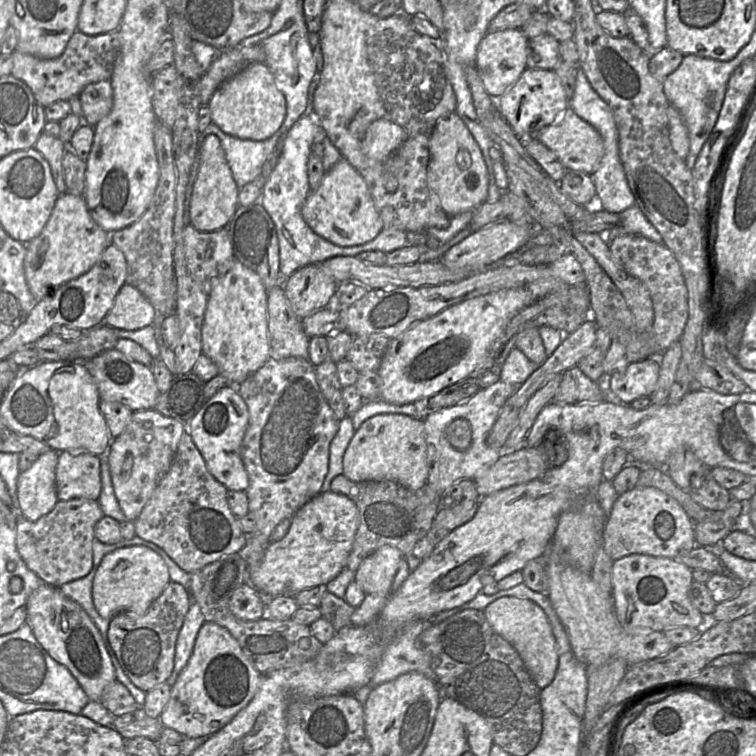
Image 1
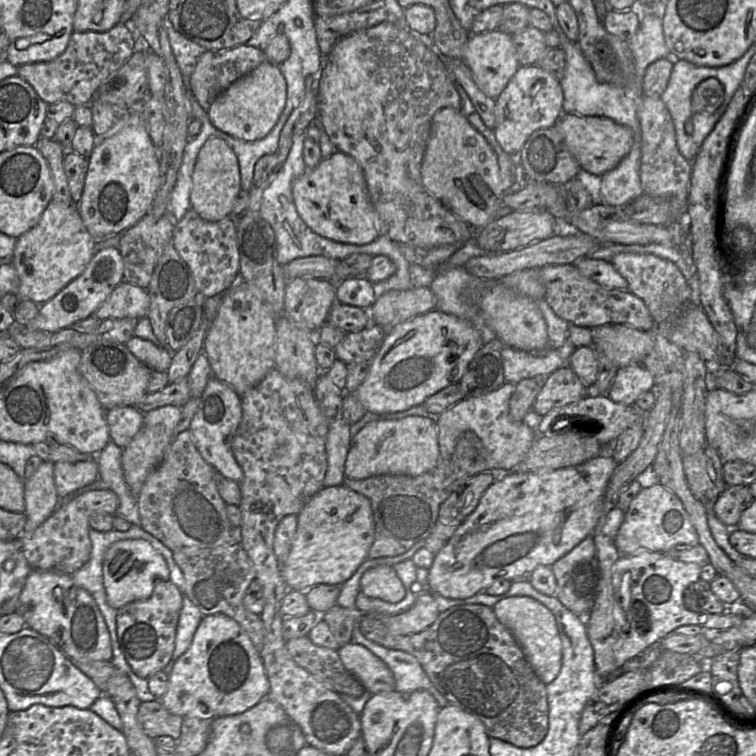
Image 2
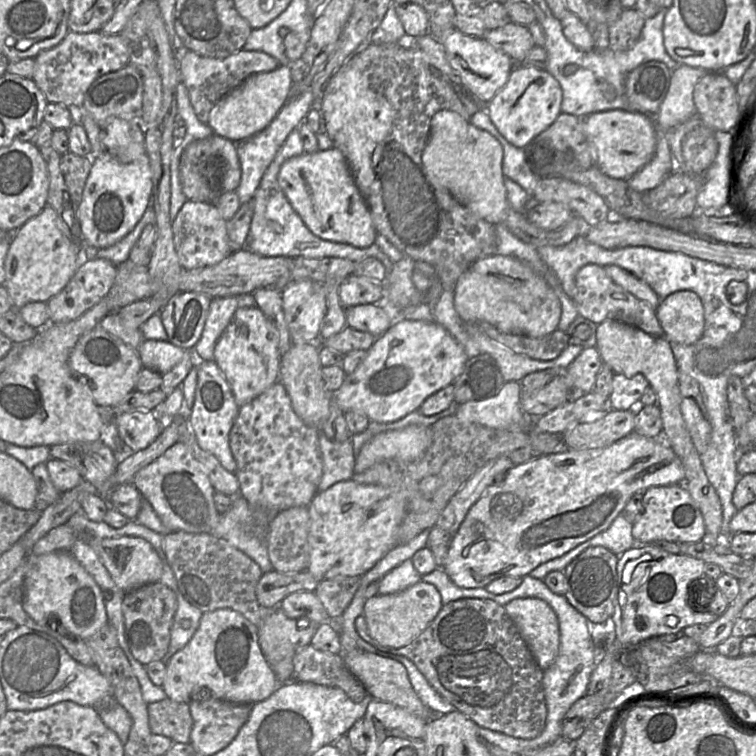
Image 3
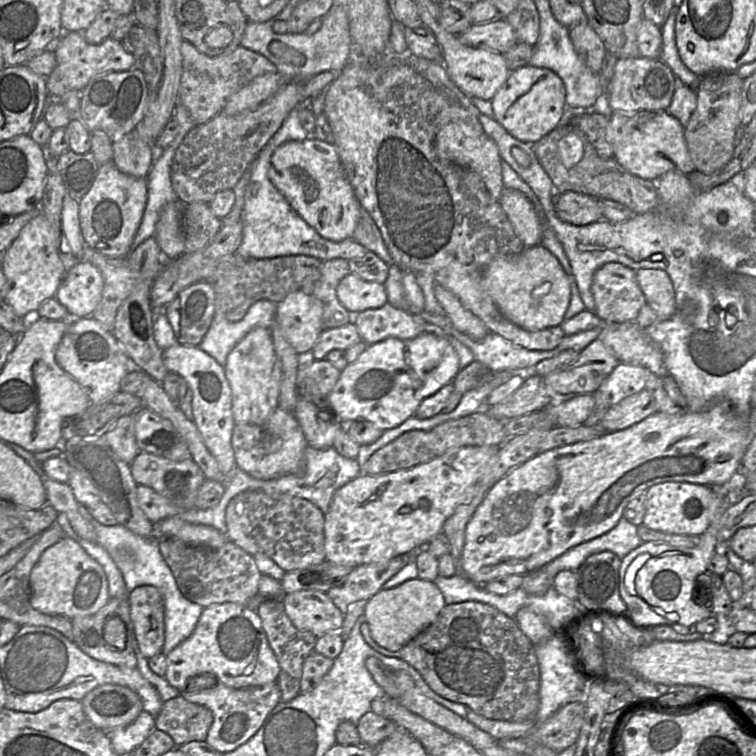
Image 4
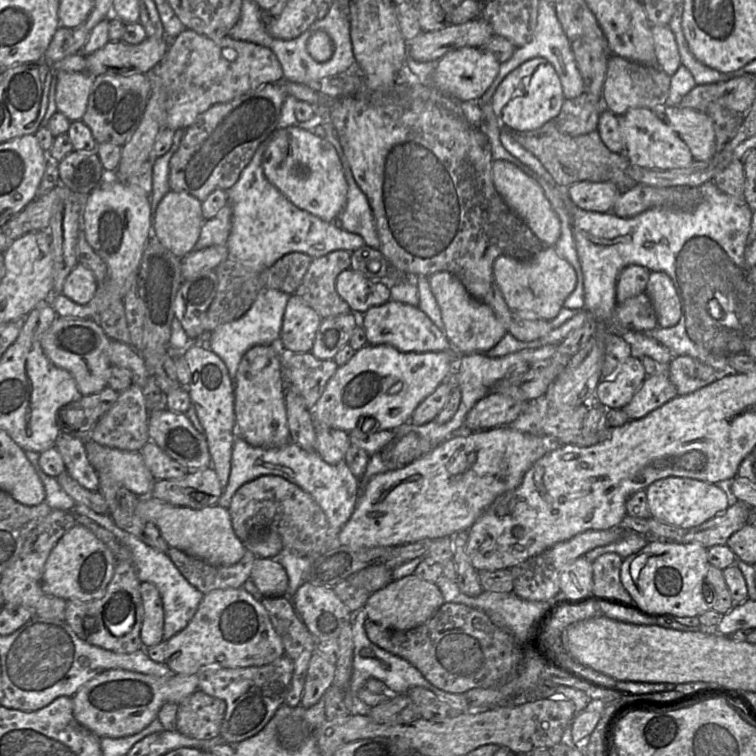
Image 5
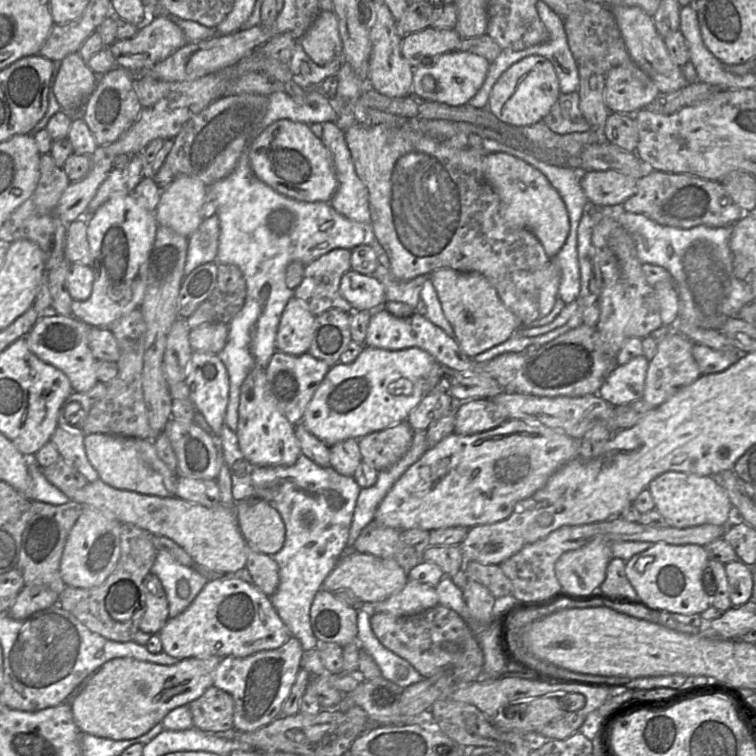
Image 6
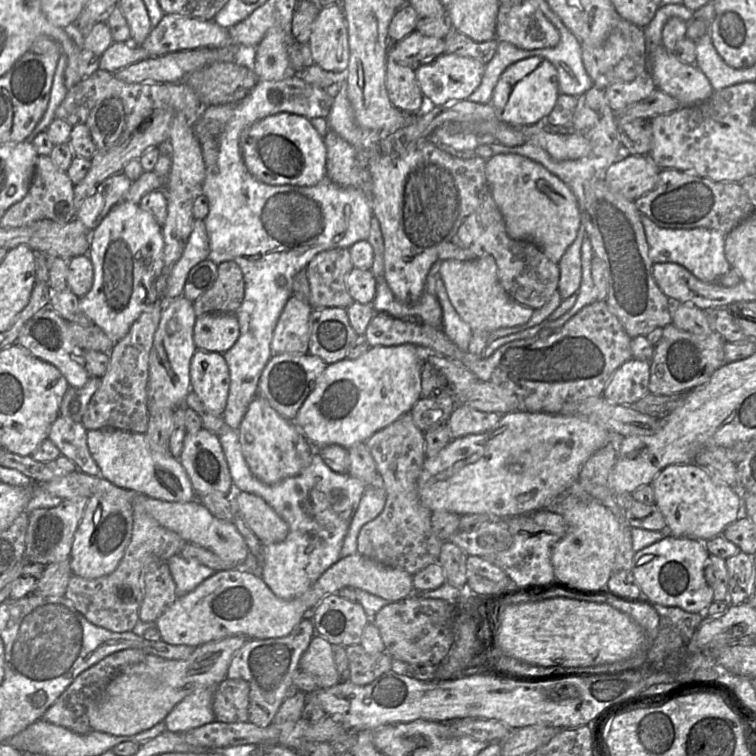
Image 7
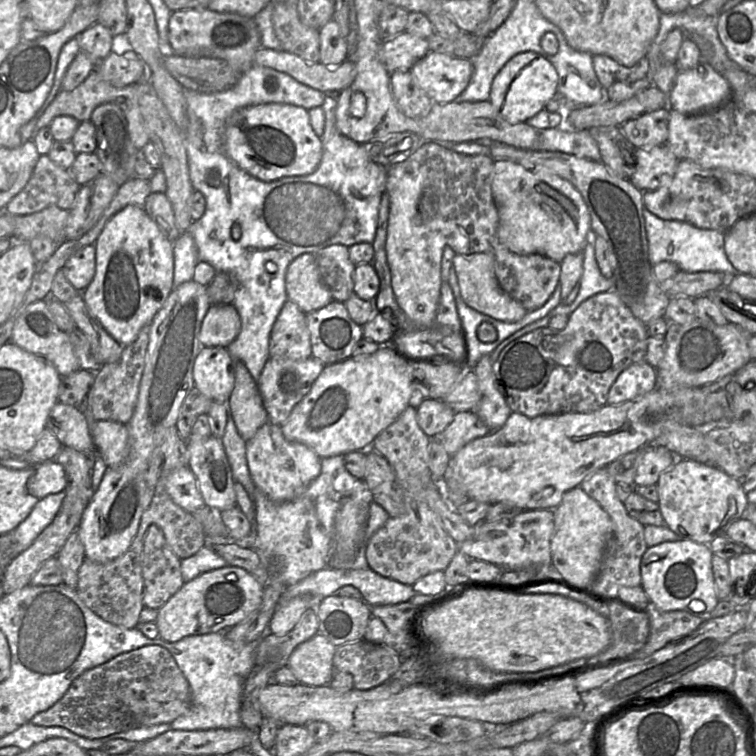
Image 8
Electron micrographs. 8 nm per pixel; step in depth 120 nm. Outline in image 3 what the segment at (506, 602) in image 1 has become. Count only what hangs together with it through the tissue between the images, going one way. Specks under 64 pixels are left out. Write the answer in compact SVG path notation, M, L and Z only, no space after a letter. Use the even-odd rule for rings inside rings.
M537 598L513 599L504 608L537 664L545 671L559 652L560 631L555 612L546 602Z

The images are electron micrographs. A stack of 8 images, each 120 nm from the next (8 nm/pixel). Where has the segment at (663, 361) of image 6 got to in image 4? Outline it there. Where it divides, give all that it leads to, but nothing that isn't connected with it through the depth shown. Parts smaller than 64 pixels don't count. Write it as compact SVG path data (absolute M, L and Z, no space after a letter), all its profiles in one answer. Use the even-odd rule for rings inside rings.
M643 389L639 393L609 407L599 422L605 432L615 432L629 428L650 415L658 412L653 393Z

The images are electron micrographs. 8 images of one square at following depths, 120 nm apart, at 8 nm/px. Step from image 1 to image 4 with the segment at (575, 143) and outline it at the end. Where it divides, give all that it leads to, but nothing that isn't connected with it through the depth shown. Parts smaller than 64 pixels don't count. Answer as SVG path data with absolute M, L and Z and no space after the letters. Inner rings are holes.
M641 110L635 113L609 112L607 141L613 149L613 158L628 172L647 180L654 180L668 171L689 174L694 169L684 137L684 127L677 118L665 111Z

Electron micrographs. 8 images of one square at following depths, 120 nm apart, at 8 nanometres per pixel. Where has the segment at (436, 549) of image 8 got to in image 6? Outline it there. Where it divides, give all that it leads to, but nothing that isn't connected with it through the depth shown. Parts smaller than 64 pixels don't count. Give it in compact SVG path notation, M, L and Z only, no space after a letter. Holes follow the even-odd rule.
M407 421L358 440L362 461L377 472L389 469L402 459L411 447L414 431ZM370 522L355 540L353 550L383 559L394 560L408 572L422 562L422 555L401 540L401 531Z

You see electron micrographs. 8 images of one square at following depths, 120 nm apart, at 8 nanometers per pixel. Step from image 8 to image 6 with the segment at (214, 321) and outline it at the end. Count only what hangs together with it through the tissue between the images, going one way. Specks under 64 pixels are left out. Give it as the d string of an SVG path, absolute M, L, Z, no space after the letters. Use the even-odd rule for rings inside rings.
M202 324L190 331L189 343L193 351L217 355L226 345L228 332L228 324Z

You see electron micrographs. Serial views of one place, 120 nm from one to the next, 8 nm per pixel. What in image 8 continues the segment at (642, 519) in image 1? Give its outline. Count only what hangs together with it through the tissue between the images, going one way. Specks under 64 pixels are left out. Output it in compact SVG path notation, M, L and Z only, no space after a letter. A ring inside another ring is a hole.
M677 459L672 467L660 475L656 487L665 526L680 539L709 544L715 538L725 535L727 528L745 515L747 497L741 480L717 467L694 460Z

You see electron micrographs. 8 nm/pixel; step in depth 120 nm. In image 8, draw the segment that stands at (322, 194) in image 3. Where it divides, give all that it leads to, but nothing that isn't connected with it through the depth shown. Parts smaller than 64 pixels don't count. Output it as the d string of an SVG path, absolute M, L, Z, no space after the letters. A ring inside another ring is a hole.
M266 103L241 108L230 116L224 128L223 150L246 173L271 182L313 173L321 162L323 146L312 128L308 110L291 104Z

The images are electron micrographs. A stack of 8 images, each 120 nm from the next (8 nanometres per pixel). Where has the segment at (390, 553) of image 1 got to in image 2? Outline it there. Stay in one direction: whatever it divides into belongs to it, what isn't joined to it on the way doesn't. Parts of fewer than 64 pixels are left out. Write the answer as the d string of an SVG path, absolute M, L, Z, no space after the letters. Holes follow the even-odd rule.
M380 565L368 569L360 579L360 591L369 598L399 602L405 589L392 566Z

